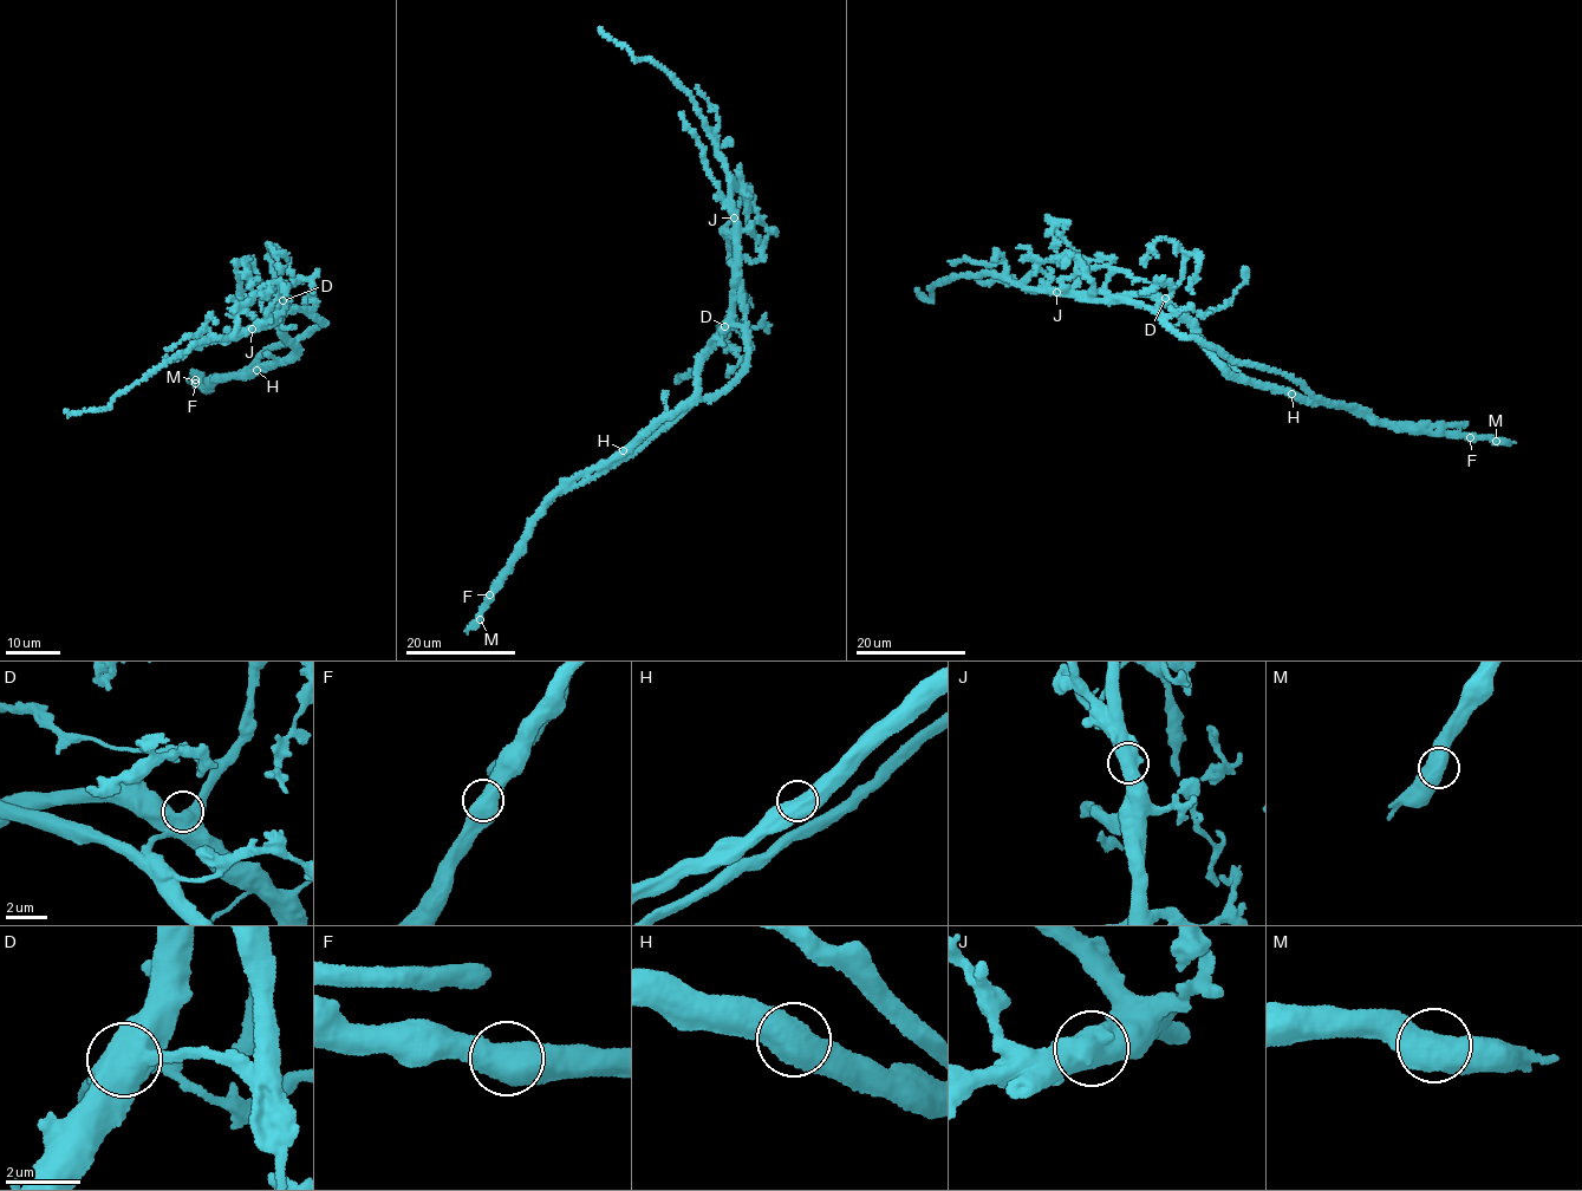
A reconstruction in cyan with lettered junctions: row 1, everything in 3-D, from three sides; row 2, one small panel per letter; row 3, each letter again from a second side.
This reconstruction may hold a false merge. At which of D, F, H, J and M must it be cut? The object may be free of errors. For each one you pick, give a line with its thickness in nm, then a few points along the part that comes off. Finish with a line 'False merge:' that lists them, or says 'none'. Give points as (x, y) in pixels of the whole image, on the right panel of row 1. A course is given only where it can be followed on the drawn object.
J: calibre 750 nm; course (1056, 292), (1137, 301), (1212, 349), (1277, 370), (1322, 398), (1355, 404), (1388, 423), (1467, 425)
False merge: J

